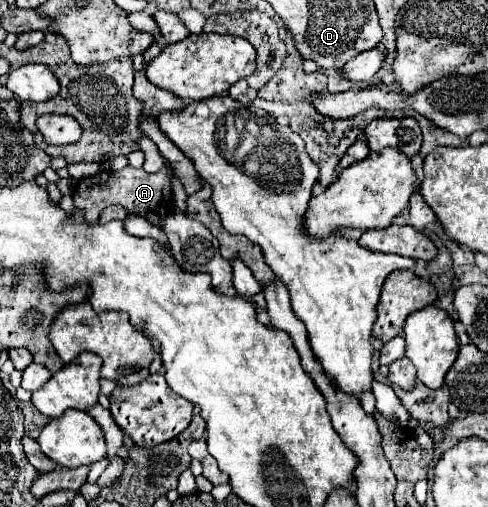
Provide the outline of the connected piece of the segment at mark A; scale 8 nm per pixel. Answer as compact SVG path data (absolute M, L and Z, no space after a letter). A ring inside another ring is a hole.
M129 165L121 171L101 171L97 175L85 177L77 183L77 187L73 191L73 201L75 201L75 207L83 211L83 217L89 223L95 223L105 207L121 205L127 213L141 215L151 225L161 227L163 219L175 209L171 179L169 179L169 169L167 167L163 167L157 173L145 173L143 169L135 169L135 167L129 167Z

